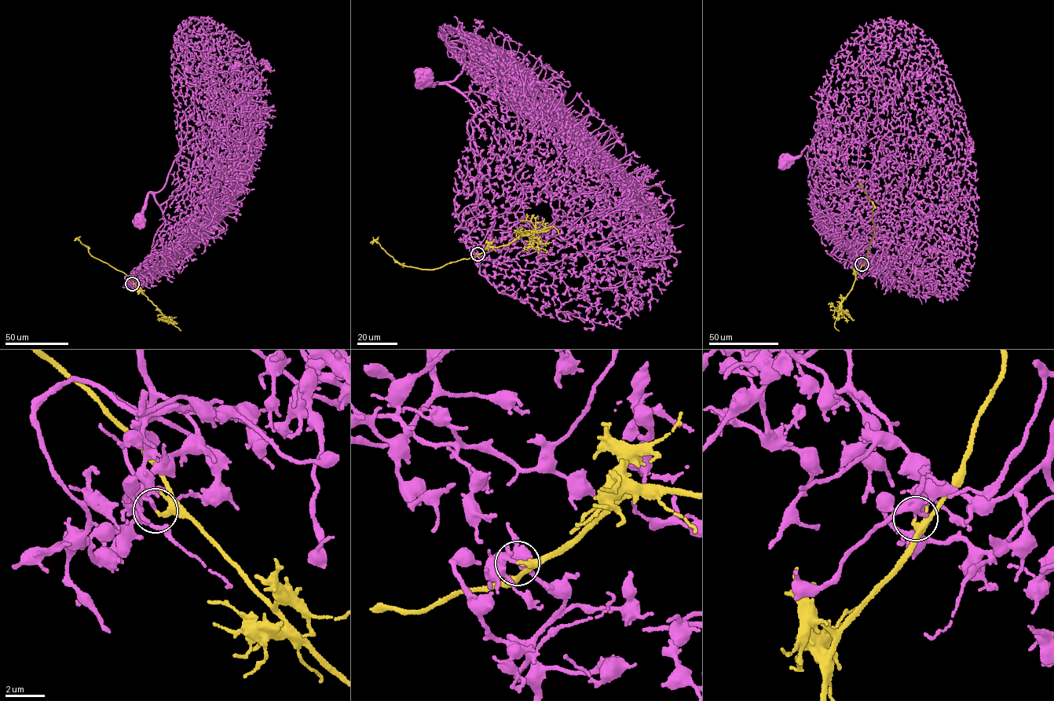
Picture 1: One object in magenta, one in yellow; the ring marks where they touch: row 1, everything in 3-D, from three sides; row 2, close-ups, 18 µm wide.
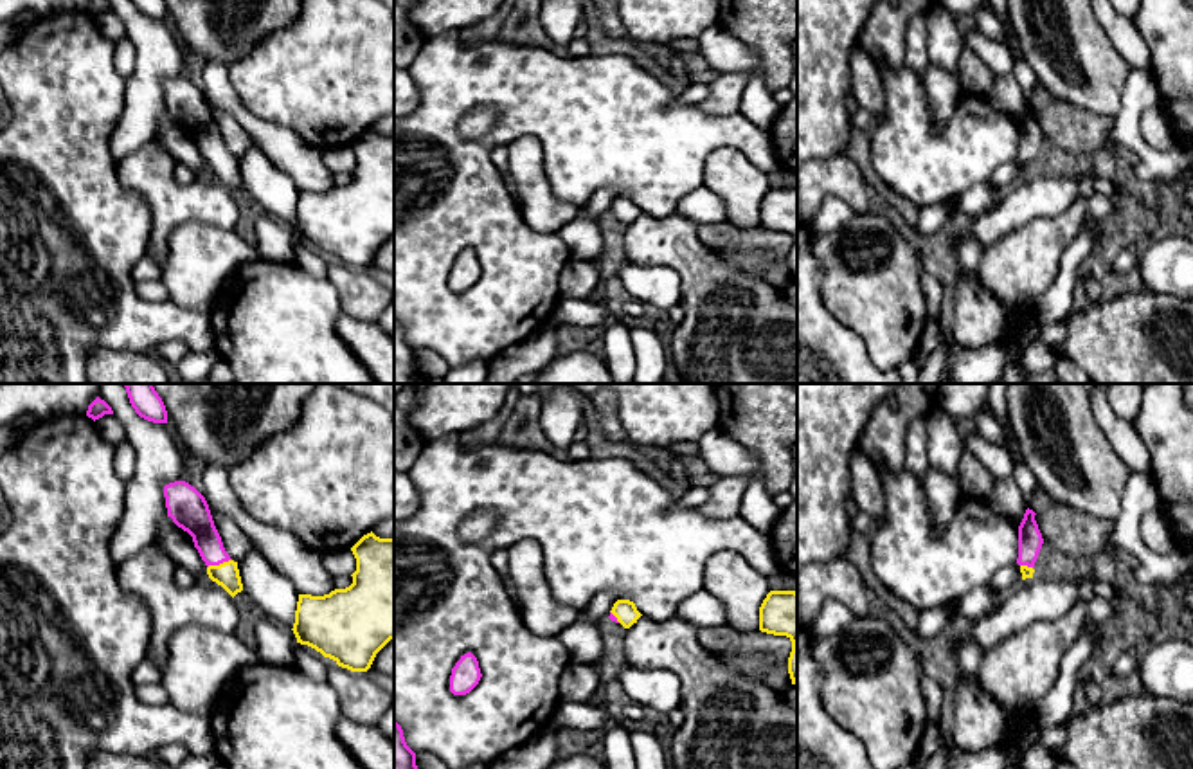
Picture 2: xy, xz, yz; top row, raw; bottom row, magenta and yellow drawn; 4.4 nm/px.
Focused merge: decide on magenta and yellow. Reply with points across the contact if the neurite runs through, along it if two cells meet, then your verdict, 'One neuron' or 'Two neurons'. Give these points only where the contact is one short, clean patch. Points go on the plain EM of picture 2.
Boundary: xy (231, 155), (207, 164). Two neurons

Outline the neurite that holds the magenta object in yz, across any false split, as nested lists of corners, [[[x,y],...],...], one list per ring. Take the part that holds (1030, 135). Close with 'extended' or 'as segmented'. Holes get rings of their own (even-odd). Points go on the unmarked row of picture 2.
[[[1027,104],[1018,122],[1018,162],[1035,164],[1035,158],[1044,140],[1035,112],[1036,110]]]; as segmented

